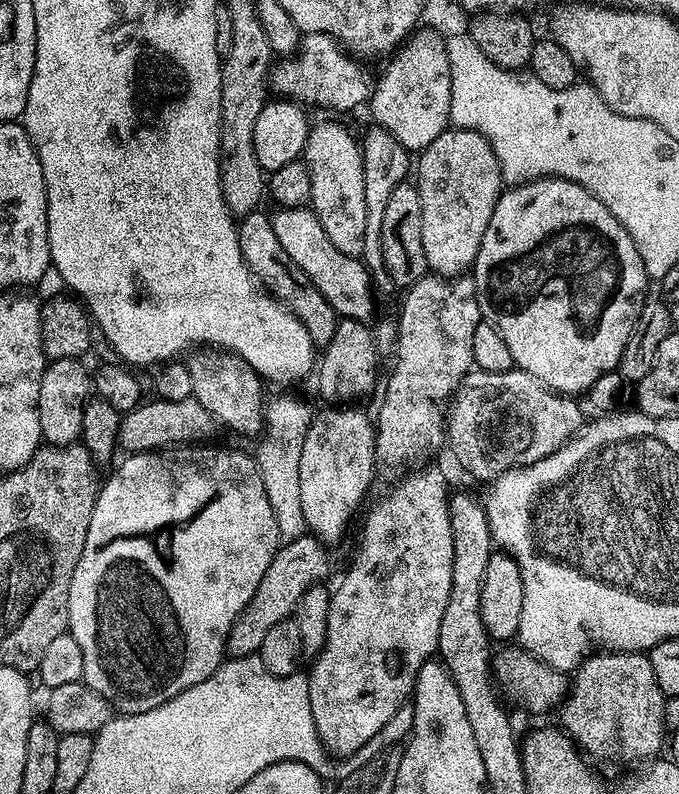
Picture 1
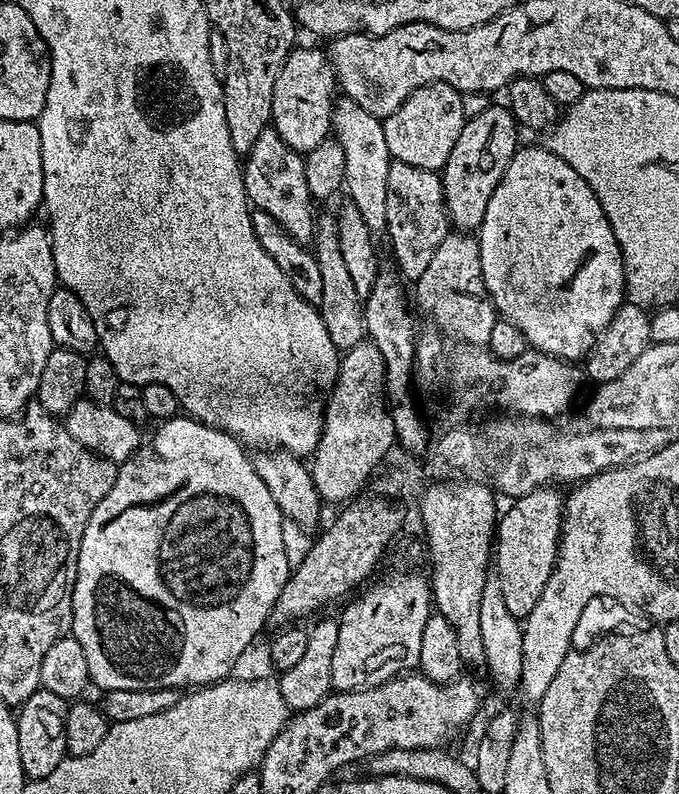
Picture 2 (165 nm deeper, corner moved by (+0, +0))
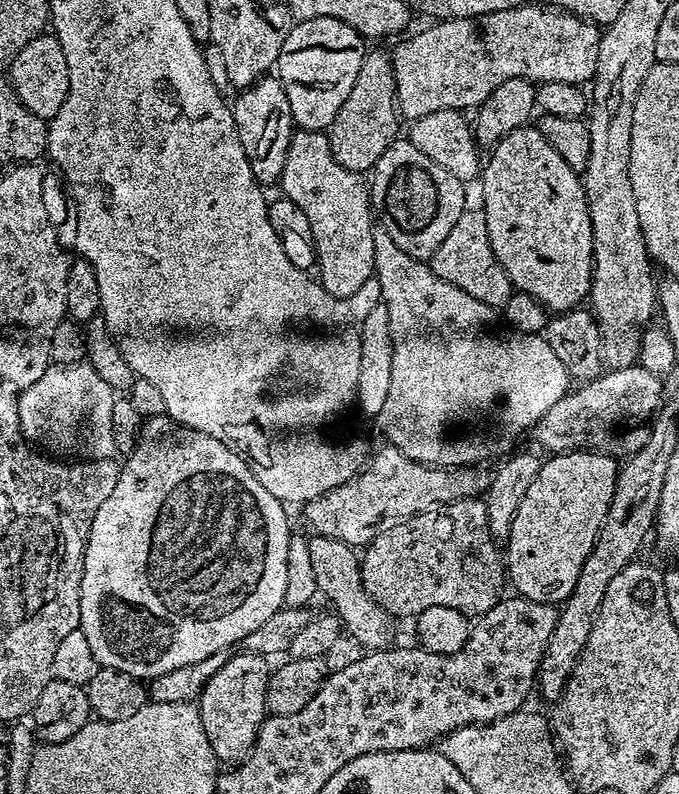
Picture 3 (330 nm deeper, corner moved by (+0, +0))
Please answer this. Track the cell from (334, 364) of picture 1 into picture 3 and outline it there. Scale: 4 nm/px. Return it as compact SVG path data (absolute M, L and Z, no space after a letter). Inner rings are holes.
M297 131L290 142L290 150L286 158L286 166L278 181L283 199L294 202L302 214L306 214L306 222L310 222L310 230L316 247L316 268L318 279L323 288L339 300L351 301L355 291L365 285L366 280L374 276L374 205L369 185L365 177L358 172L346 170L338 166L334 154L330 150L330 142L324 132Z

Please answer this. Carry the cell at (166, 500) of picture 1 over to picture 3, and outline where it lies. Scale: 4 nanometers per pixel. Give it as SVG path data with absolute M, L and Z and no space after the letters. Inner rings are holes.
M167 414L147 417L143 421L136 449L123 461L114 494L98 506L98 514L90 517L86 528L79 628L86 634L86 642L90 642L90 650L94 650L94 658L100 667L130 674L141 682L151 682L157 676L170 674L170 670L178 670L178 666L190 666L194 662L202 662L202 658L210 658L210 654L218 654L218 650L231 649L232 644L239 645L244 641L246 634L254 634L262 622L267 622L279 608L285 607L286 562L293 533L288 529L288 516L284 512L287 512L285 505L274 498L262 482L258 482L248 461L218 442L218 438L210 438L210 434L202 434L202 430L182 426Z

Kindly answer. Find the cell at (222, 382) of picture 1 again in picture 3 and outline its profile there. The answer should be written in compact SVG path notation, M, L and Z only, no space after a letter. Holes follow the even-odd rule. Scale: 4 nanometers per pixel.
M313 535L308 540L310 566L314 570L317 593L325 596L333 604L343 631L348 632L364 647L364 650L383 650L393 643L393 617L378 602L374 602L364 589L364 579L360 573L361 557L353 545L338 542L325 536Z

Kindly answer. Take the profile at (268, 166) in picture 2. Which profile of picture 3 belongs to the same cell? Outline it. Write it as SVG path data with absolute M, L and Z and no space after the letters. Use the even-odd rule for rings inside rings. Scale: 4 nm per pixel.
M269 74L251 84L249 88L243 89L237 96L240 97L236 101L233 99L230 107L234 126L238 130L238 142L242 142L242 150L246 150L252 177L261 186L275 185L286 166L290 142L294 135L286 90L279 78Z

